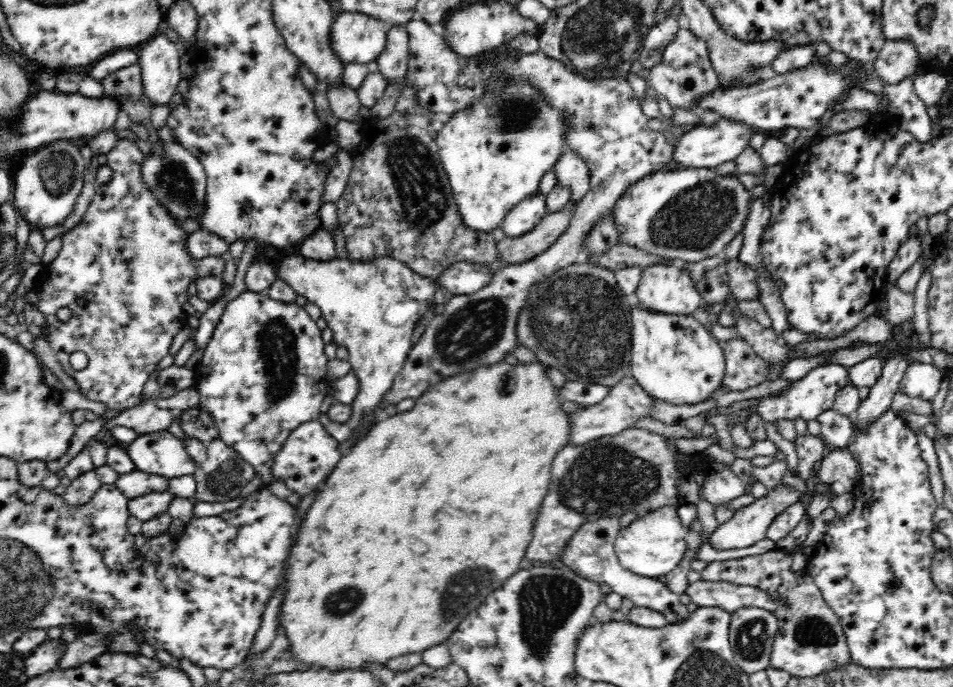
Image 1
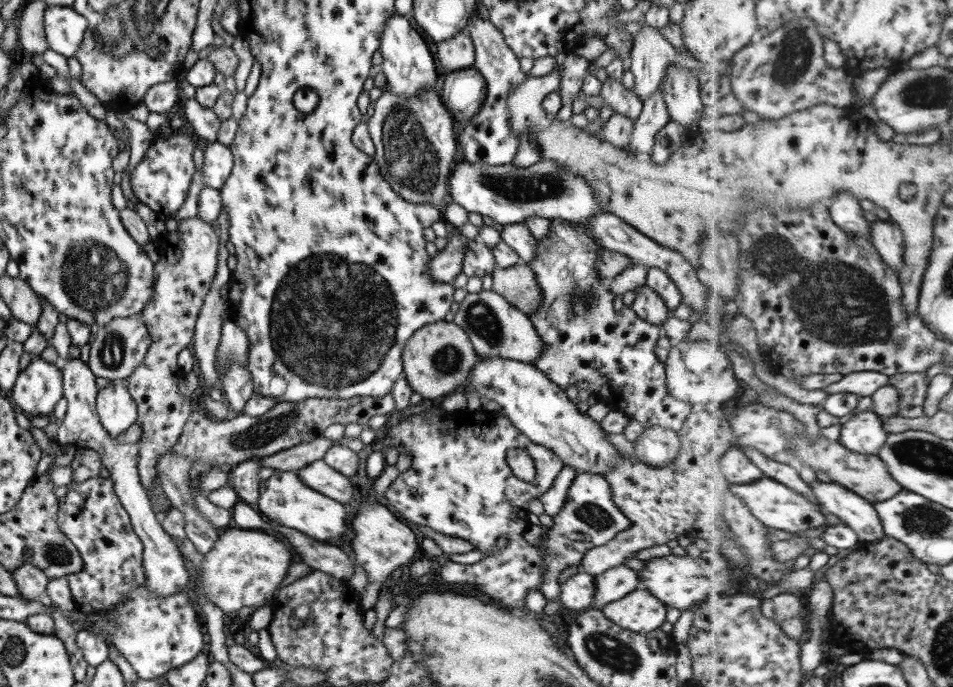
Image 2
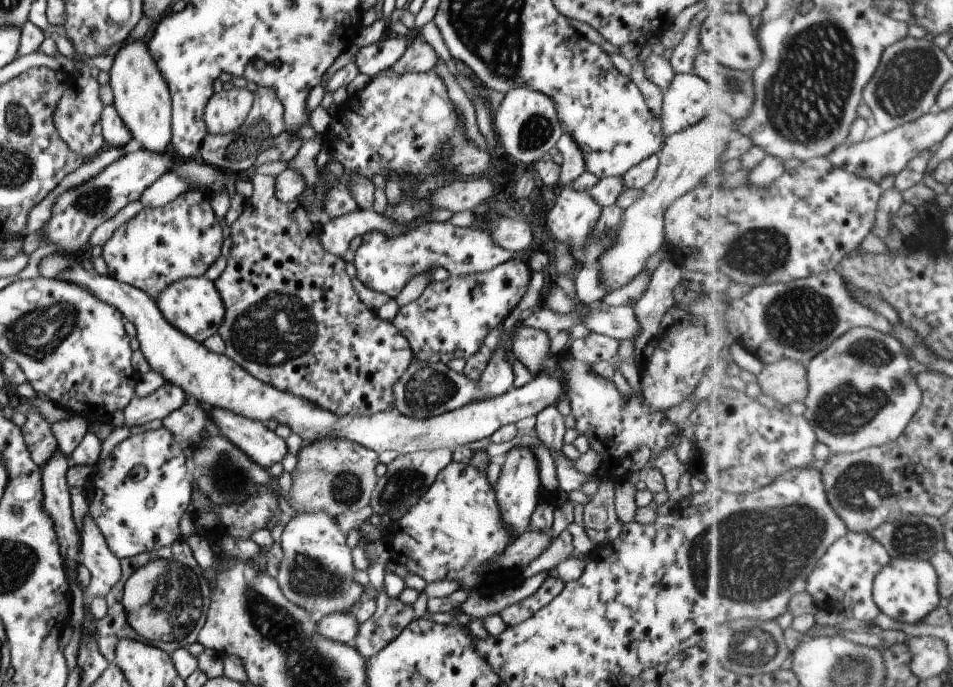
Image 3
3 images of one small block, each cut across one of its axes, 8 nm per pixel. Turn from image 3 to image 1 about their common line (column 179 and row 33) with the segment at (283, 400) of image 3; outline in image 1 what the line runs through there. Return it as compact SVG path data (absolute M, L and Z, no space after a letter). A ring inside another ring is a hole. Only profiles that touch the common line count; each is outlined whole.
M357 12L335 15L332 24L333 48L337 58L346 63L374 66L388 43L386 21Z

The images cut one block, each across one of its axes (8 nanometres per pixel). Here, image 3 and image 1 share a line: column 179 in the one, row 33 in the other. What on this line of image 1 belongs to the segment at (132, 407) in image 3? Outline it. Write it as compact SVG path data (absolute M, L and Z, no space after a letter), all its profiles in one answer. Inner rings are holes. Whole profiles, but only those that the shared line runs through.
M404 25L390 26L388 38L387 48L377 59L374 69L382 74L387 85L398 85L405 79L408 66L408 37Z

